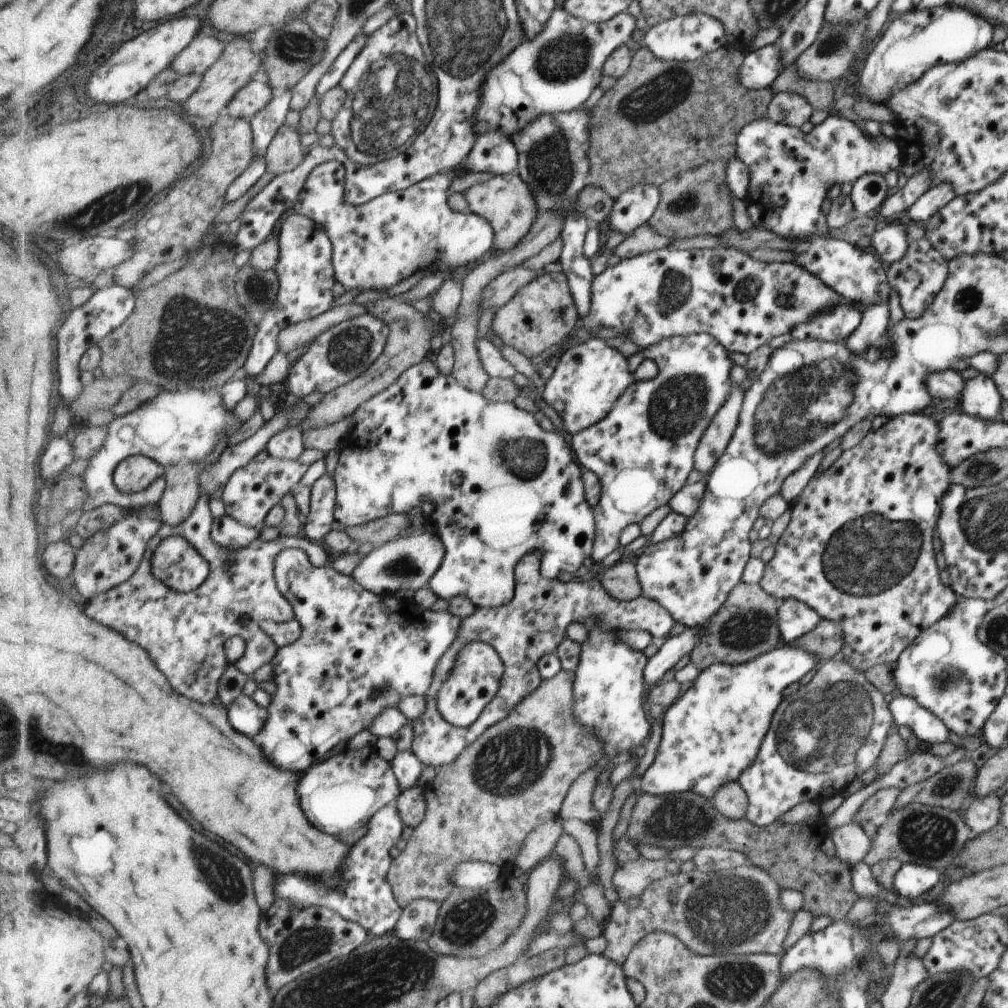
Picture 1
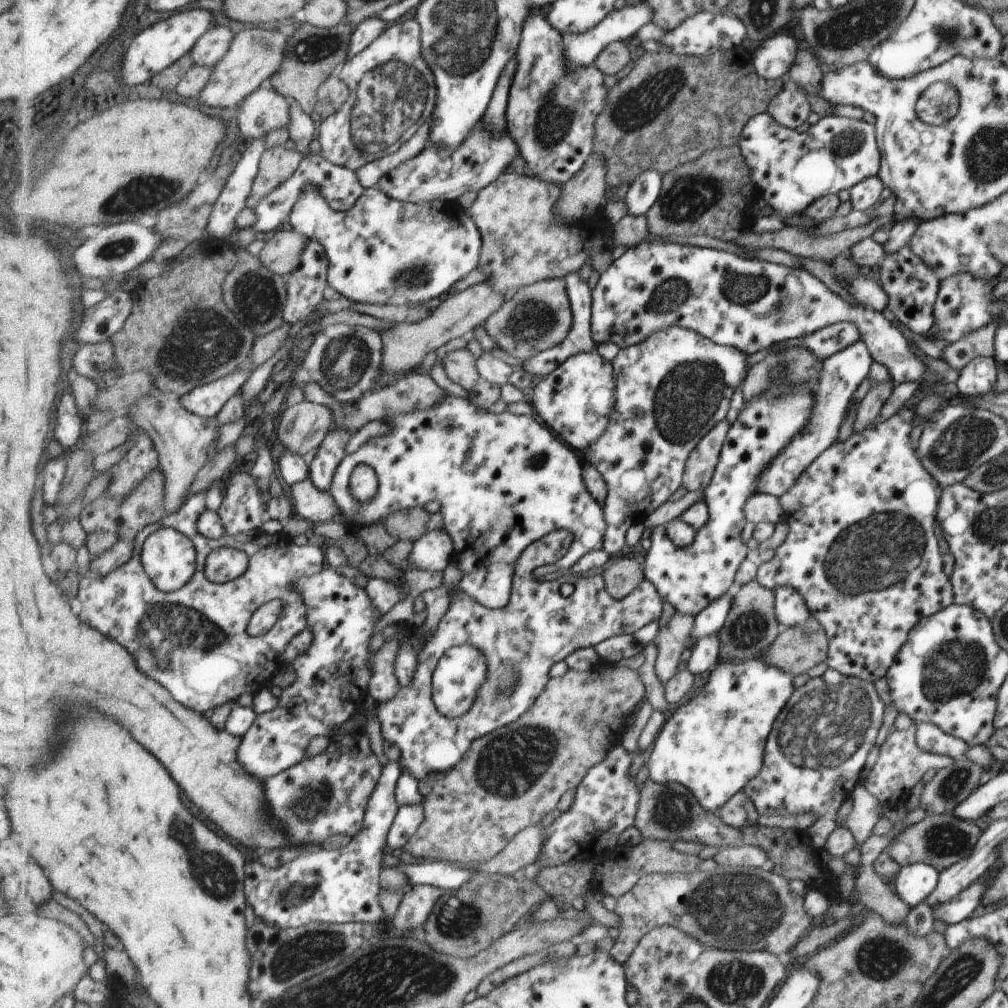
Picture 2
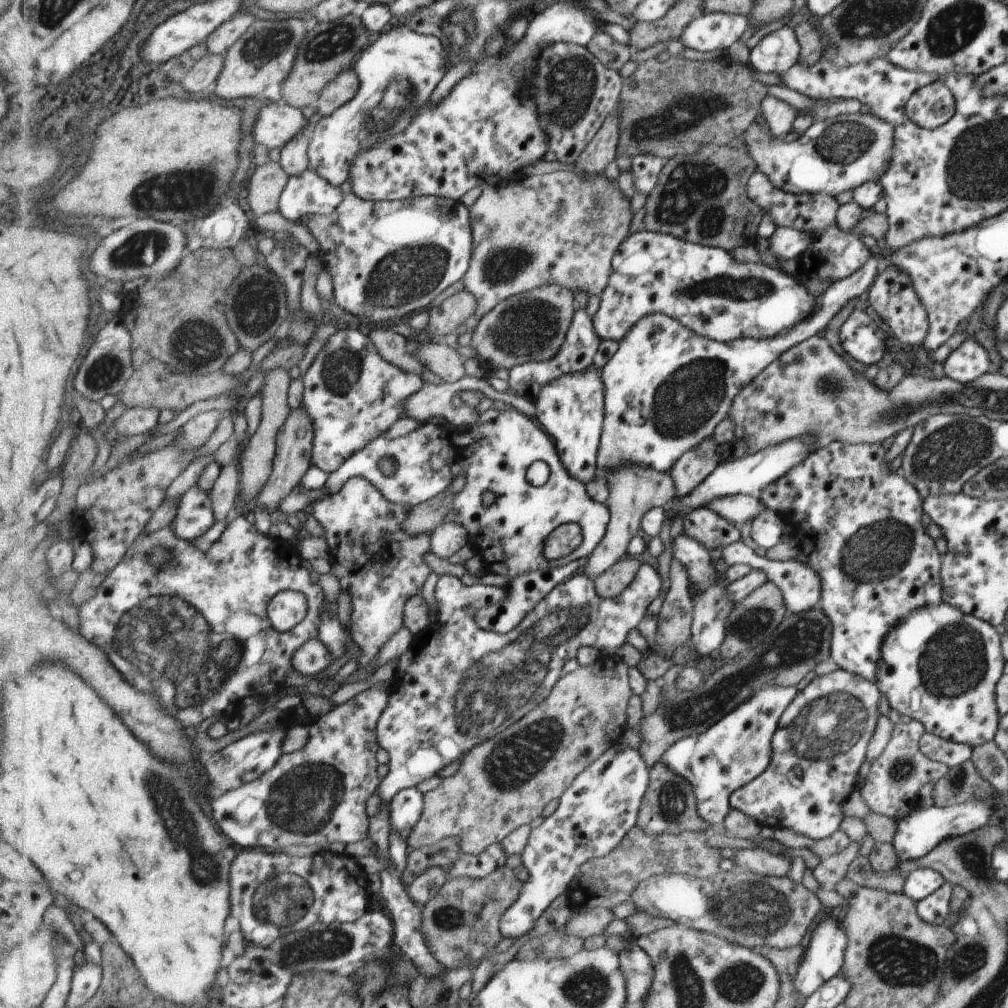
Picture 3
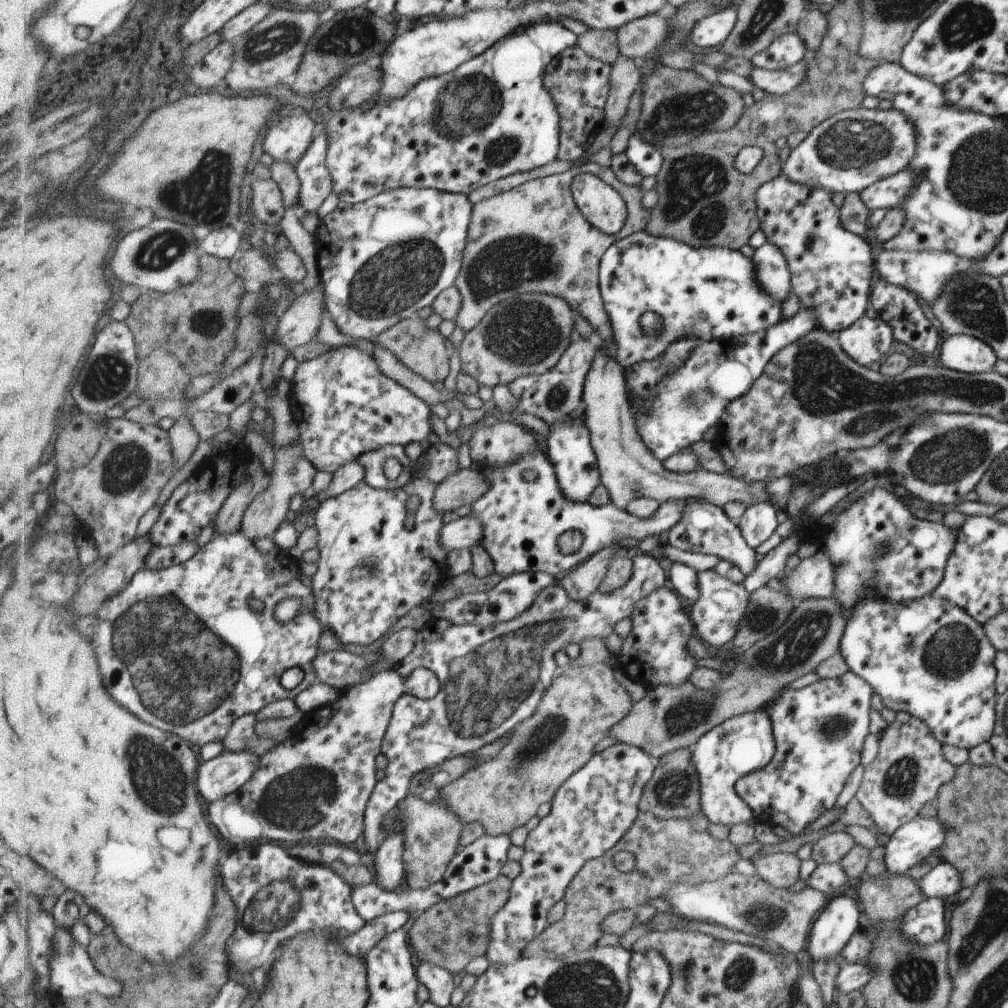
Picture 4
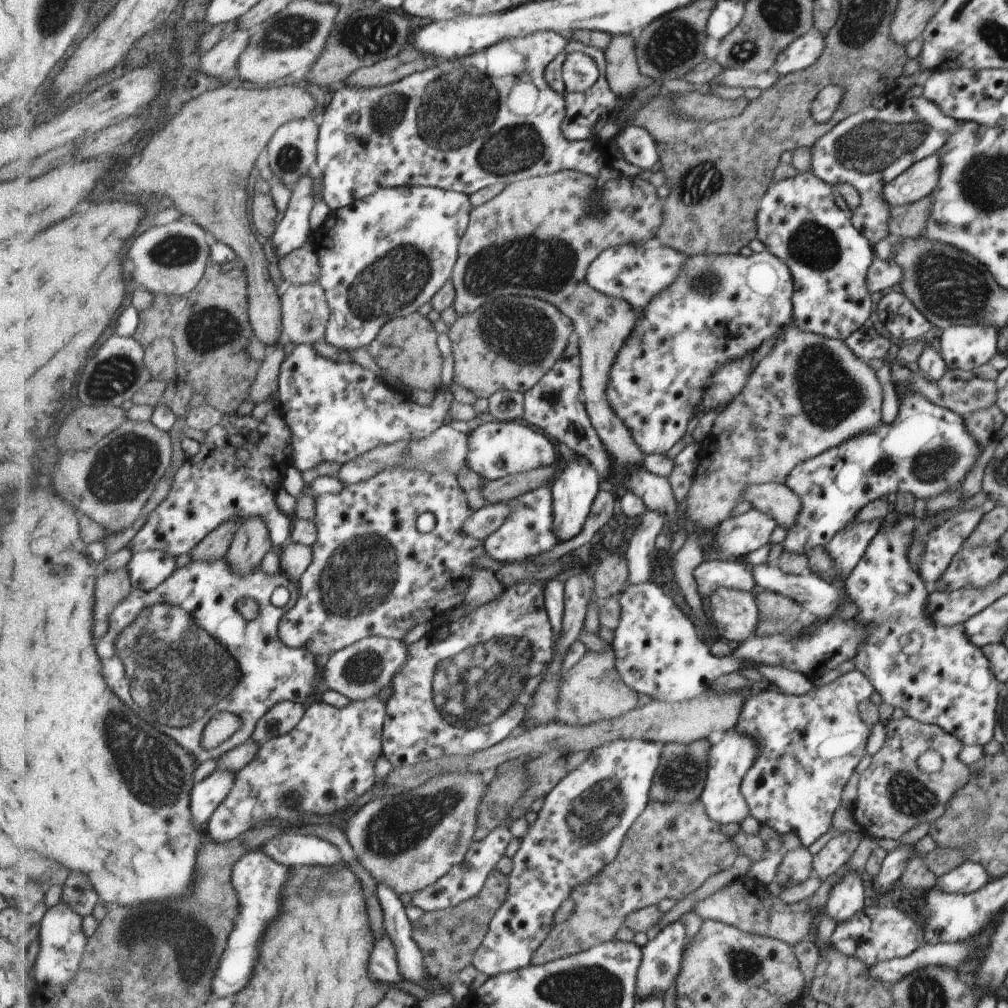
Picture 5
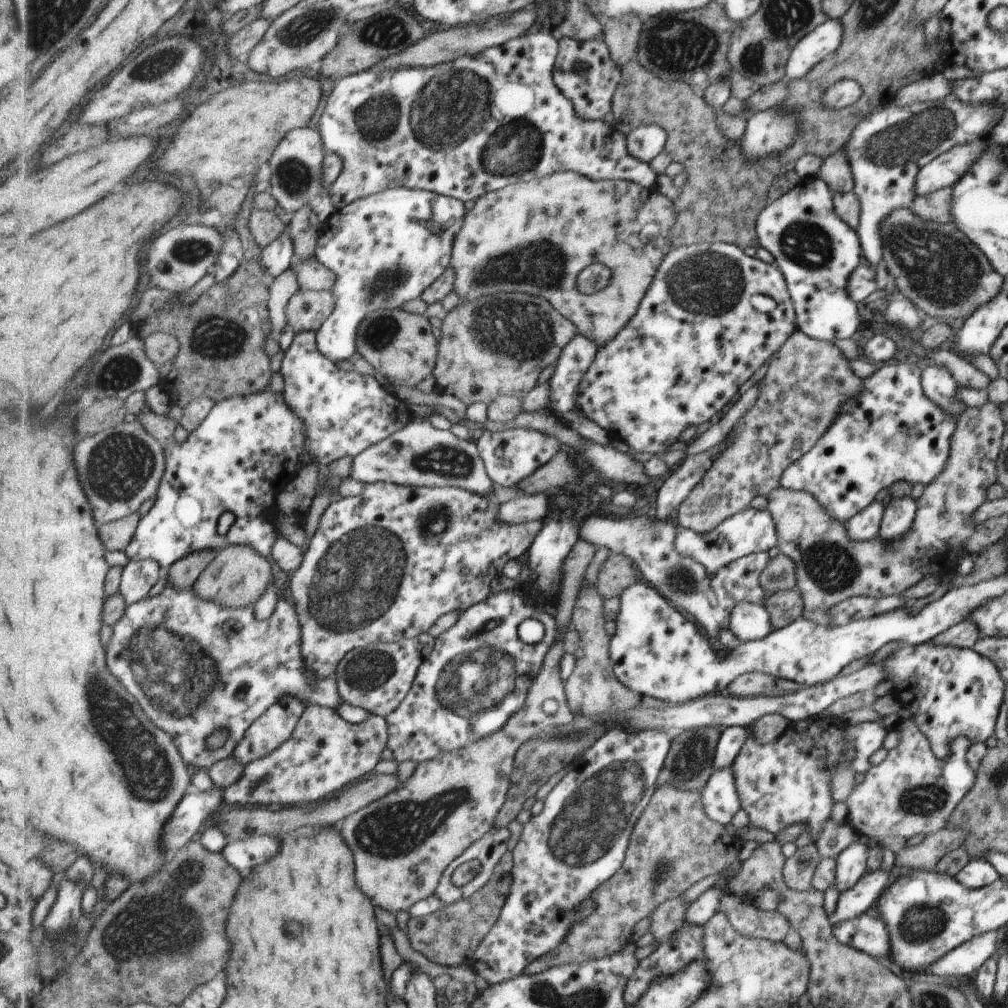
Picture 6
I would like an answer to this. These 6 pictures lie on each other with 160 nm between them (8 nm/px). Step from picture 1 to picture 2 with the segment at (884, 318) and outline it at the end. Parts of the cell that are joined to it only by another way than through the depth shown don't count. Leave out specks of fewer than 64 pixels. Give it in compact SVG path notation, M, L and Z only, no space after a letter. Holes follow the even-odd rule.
M861 340L823 360L823 366L817 376L816 391L810 402L807 422L794 437L790 438L781 453L770 462L768 468L758 474L757 493L765 493L777 498L781 496L795 482L798 474L836 440L837 430L845 417L851 394L855 392L861 380L867 377L867 369L871 362L871 355Z

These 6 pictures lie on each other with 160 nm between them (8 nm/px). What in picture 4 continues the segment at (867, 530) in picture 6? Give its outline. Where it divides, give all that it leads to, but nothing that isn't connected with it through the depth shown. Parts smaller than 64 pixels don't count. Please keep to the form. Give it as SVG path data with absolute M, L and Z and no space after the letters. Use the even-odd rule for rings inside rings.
M819 548L812 556L800 560L794 569L783 570L777 577L777 588L795 602L831 597L834 594L835 570L830 558Z

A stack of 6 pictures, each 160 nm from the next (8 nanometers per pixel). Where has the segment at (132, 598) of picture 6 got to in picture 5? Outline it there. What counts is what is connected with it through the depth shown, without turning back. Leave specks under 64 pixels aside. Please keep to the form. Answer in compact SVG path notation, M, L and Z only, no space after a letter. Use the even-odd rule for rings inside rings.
M160 550L135 553L128 564L134 588L158 589L175 572L175 559Z

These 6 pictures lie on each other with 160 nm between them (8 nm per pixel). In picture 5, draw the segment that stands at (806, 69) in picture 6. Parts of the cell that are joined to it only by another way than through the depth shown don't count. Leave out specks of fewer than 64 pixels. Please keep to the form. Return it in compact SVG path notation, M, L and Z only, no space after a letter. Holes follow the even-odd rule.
M815 29L809 34L797 37L776 57L776 64L772 70L782 76L799 73L813 65L824 49L824 36L825 34Z

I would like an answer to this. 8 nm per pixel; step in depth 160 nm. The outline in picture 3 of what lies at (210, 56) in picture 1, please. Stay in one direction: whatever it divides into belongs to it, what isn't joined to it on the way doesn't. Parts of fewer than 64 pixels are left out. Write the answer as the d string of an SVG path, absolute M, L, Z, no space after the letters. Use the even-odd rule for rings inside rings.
M239 12L234 17L226 20L208 38L205 46L207 52L220 55L227 54L228 50L237 42L253 24L255 24L253 12Z

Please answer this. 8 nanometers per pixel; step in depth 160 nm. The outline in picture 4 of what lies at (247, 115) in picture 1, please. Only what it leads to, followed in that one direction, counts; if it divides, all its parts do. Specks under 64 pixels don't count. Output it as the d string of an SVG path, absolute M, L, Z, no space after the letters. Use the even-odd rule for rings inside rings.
M289 114L281 124L271 126L264 140L264 152L274 161L285 161L296 165L308 151L320 124L304 114Z

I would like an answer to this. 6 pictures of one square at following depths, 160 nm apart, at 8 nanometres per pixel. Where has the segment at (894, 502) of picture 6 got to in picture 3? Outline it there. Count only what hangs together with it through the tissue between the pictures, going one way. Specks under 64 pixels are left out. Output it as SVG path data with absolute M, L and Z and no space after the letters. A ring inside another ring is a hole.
M941 601L939 604L924 606L923 610L915 610L915 614L907 614L907 618L903 617L903 622L899 622L899 626L895 626L895 630L891 630L891 634L887 634L887 642L883 642L883 650L879 650L879 674L873 681L879 687L879 694L882 694L890 708L893 708L898 714L904 714L909 718L922 723L925 732L938 736L943 740L956 743L963 743L973 748L982 745L987 740L994 738L995 728L998 728L997 718L1000 718L997 710L995 710L995 696L993 696L993 686L997 684L1002 673L1005 656L1002 654L1001 634L997 628L983 619L975 618L970 614L963 614L958 608Z

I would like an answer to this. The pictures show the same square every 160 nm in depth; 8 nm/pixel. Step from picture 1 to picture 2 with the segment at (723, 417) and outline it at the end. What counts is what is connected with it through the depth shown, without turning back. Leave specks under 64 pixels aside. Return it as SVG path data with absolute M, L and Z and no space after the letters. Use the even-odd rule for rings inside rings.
M724 419L723 422L718 422L689 452L685 459L682 478L682 487L685 490L703 492L706 489L729 427Z

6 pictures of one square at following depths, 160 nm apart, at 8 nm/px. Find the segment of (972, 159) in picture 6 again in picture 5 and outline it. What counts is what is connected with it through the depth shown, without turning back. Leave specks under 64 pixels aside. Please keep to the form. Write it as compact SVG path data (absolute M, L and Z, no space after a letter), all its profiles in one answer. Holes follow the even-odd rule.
M938 152L914 162L884 187L884 199L890 206L907 204L926 197L936 188L940 178Z

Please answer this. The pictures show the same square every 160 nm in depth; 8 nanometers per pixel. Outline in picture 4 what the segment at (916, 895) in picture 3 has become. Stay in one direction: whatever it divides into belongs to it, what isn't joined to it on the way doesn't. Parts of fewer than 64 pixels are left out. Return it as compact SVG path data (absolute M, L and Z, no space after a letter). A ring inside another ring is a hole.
M943 861L926 872L916 883L923 894L923 898L941 899L960 890L957 870Z

